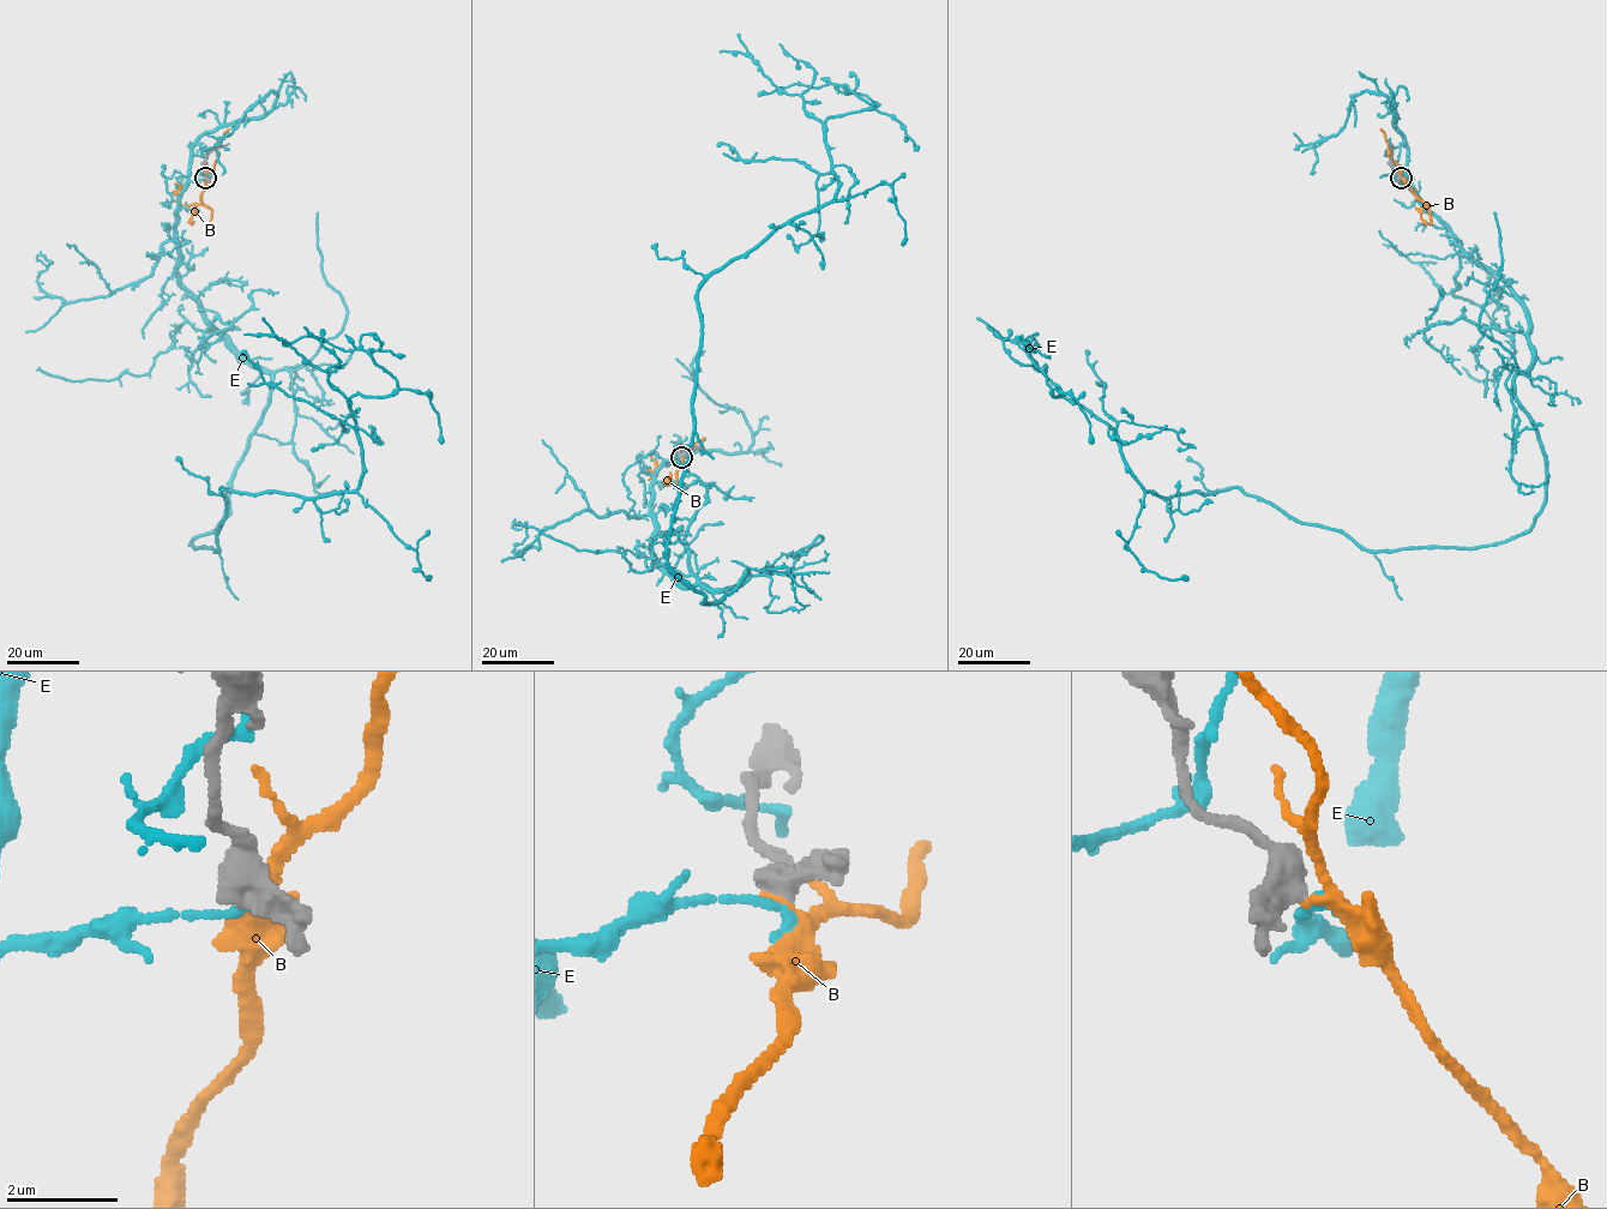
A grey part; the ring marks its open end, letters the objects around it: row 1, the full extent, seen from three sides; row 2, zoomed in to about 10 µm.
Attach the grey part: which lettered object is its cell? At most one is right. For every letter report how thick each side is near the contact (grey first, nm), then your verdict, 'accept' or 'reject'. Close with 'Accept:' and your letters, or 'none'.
B: calibres 460 and 120 nm; reject
E: calibres 440 and 240 nm; reject
Accept: none

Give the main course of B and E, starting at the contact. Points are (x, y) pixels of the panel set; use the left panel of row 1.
B: (205, 178), (202, 203), (180, 204), (180, 186), (174, 184)
E: (205, 178), (176, 280), (271, 376), (194, 547), (222, 488), (357, 488), (349, 400), (397, 383), (282, 346)

